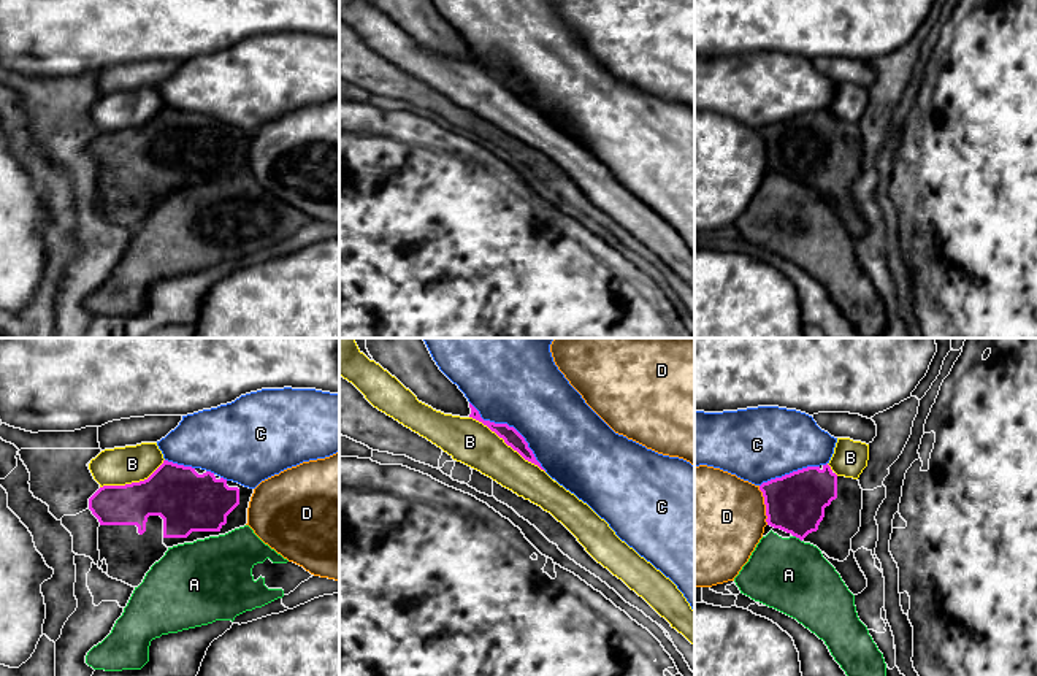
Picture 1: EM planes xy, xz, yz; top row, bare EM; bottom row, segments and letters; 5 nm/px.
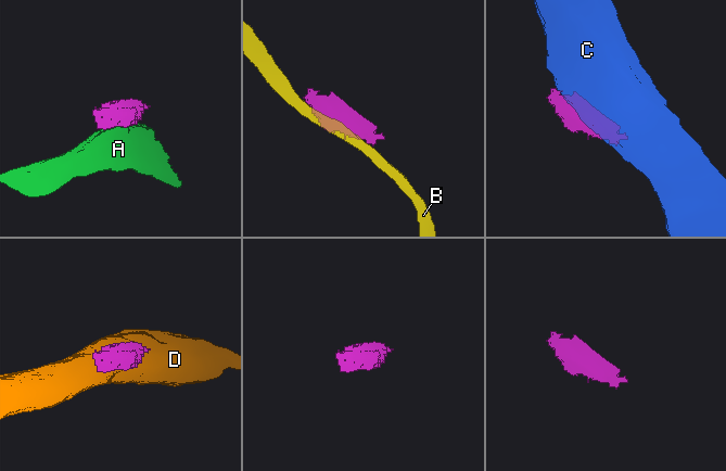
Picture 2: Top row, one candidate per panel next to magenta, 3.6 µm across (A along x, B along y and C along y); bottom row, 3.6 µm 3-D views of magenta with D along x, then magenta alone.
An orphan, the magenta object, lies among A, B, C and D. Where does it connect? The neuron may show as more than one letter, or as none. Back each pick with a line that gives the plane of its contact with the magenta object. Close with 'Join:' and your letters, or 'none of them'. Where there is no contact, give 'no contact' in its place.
Join: none of them

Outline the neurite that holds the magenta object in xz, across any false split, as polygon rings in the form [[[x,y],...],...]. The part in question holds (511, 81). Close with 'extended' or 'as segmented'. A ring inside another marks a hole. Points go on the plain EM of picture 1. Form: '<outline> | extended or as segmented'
[[[469,48],[469,52],[471,52],[469,62],[487,70],[492,76],[495,76],[499,83],[503,83],[507,90],[517,95],[525,105],[544,114],[541,108],[536,105],[533,95],[528,92],[528,87],[525,86],[525,83],[514,71],[509,71],[507,68],[495,68],[490,65],[484,65],[479,56],[471,48]]] | as segmented

